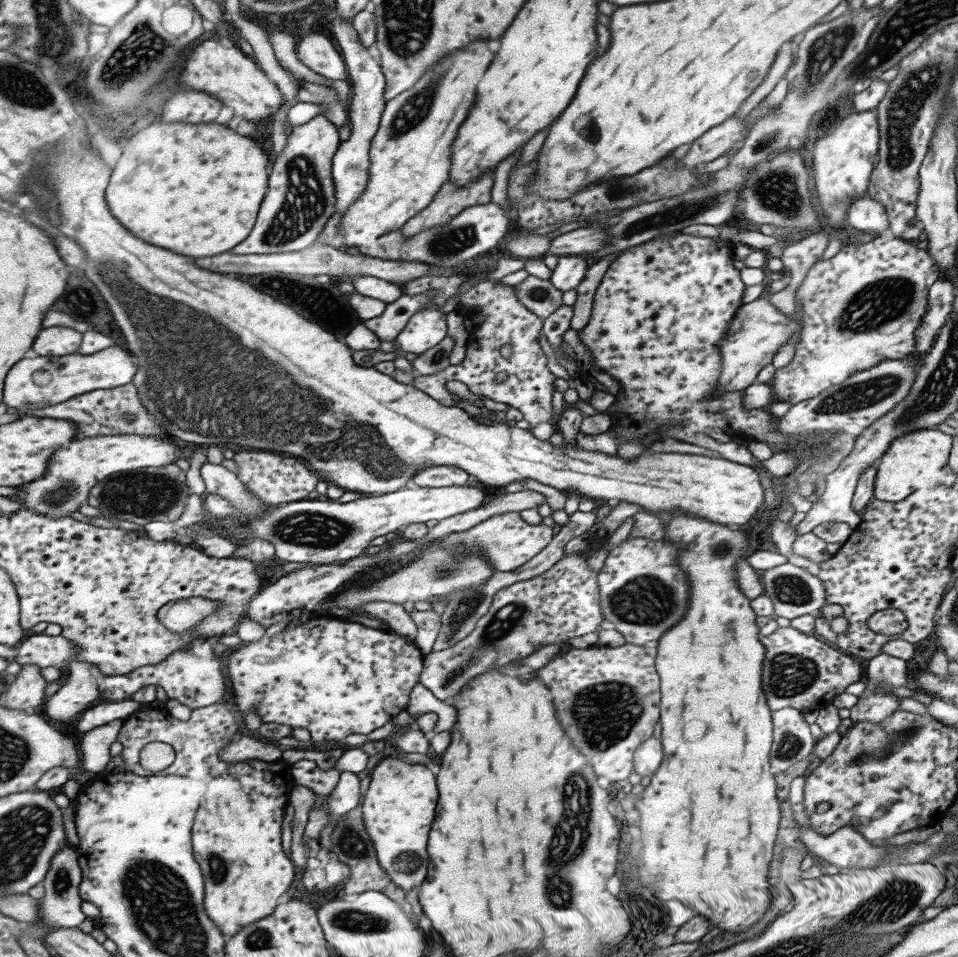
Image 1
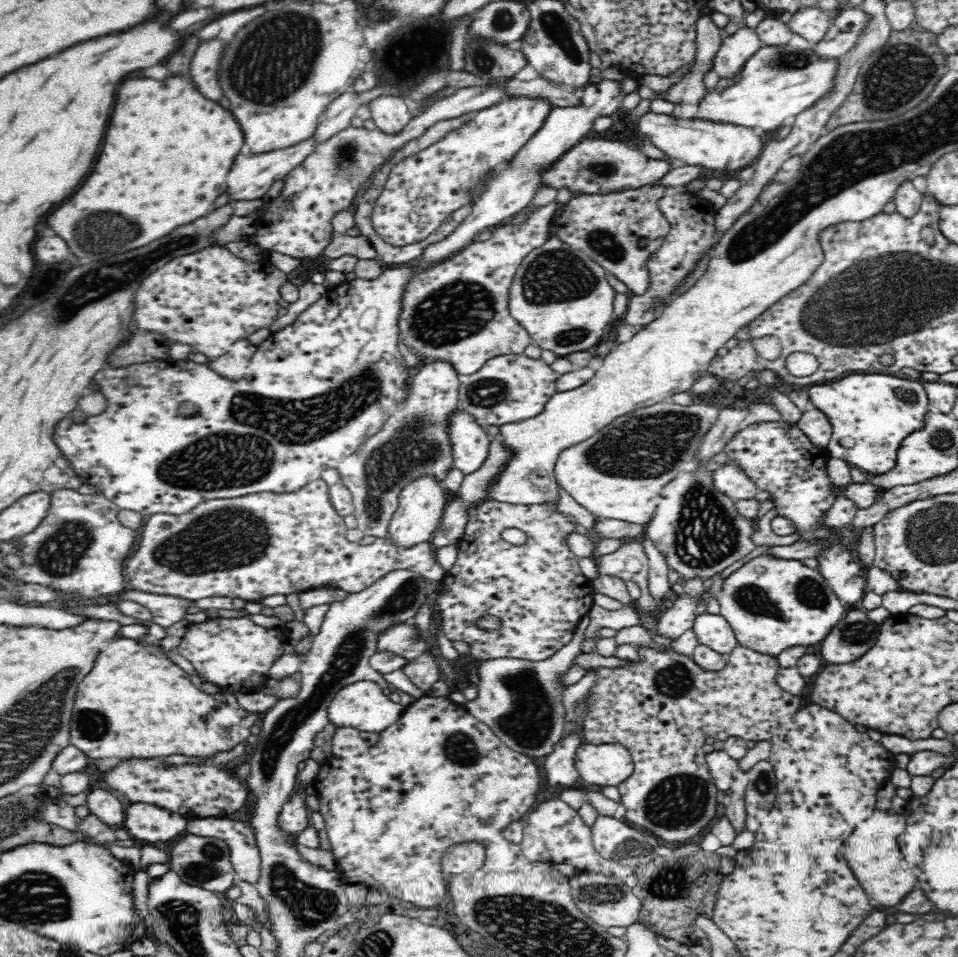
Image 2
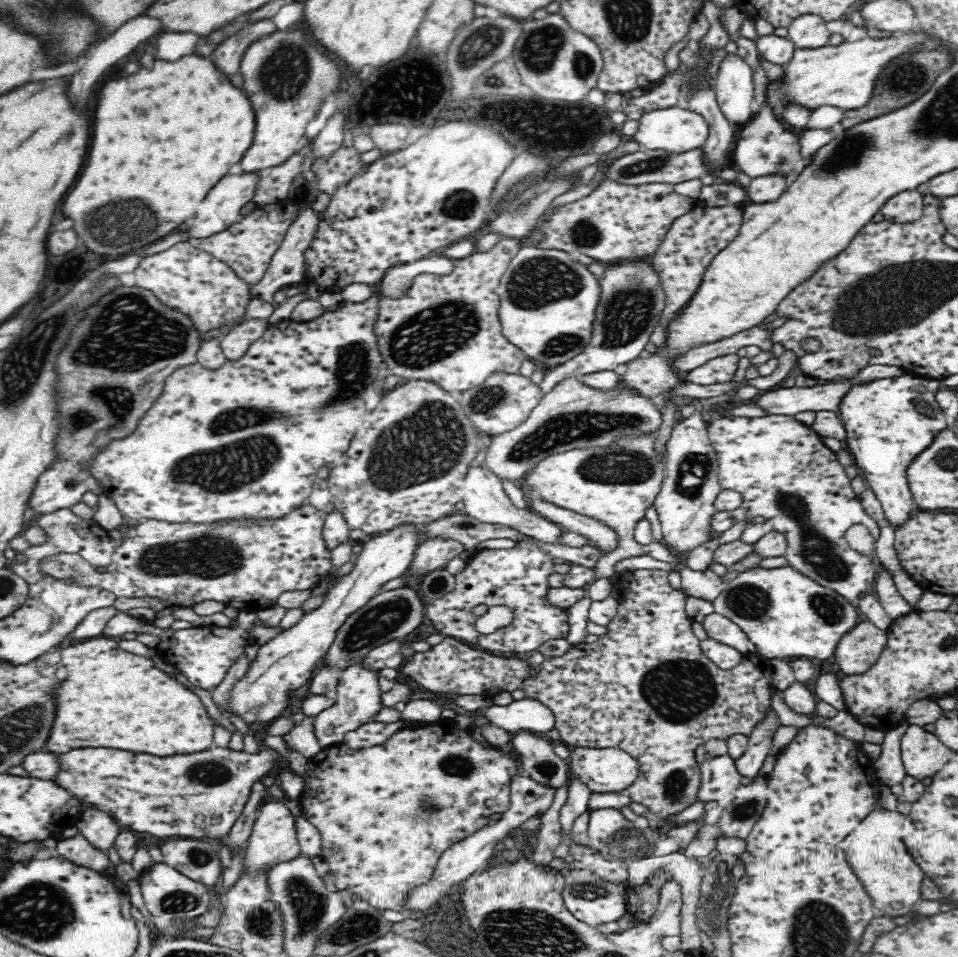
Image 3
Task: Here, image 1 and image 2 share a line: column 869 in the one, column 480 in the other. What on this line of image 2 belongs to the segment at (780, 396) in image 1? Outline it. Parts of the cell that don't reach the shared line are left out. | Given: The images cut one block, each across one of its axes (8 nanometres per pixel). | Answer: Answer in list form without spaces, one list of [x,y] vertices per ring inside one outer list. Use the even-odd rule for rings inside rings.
[[[555,201],[527,212],[523,222],[500,225],[492,237],[472,241],[450,258],[424,270],[414,278],[403,297],[400,318],[404,349],[426,356],[426,361],[448,361],[458,374],[472,374],[489,358],[501,354],[520,354],[532,338],[511,316],[511,287],[522,260],[532,249],[552,237]]]

